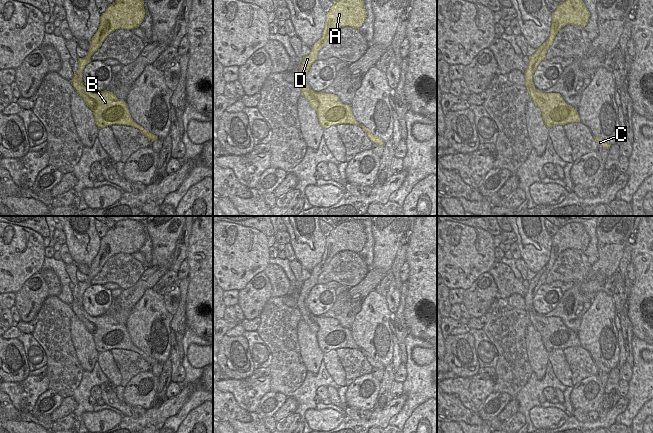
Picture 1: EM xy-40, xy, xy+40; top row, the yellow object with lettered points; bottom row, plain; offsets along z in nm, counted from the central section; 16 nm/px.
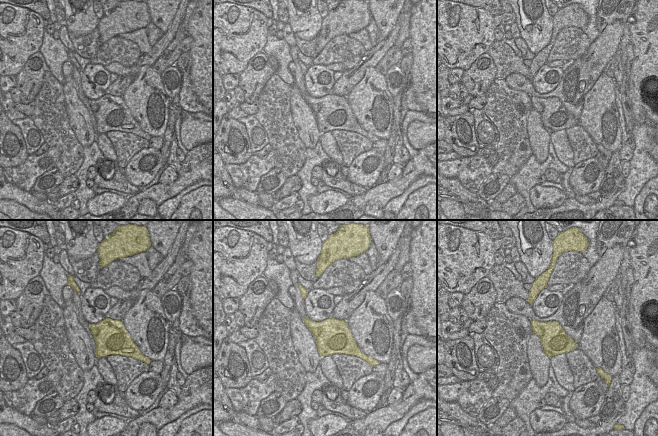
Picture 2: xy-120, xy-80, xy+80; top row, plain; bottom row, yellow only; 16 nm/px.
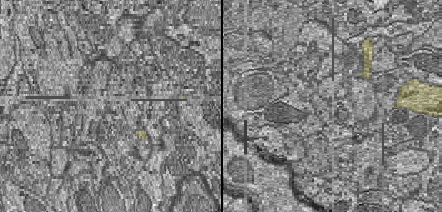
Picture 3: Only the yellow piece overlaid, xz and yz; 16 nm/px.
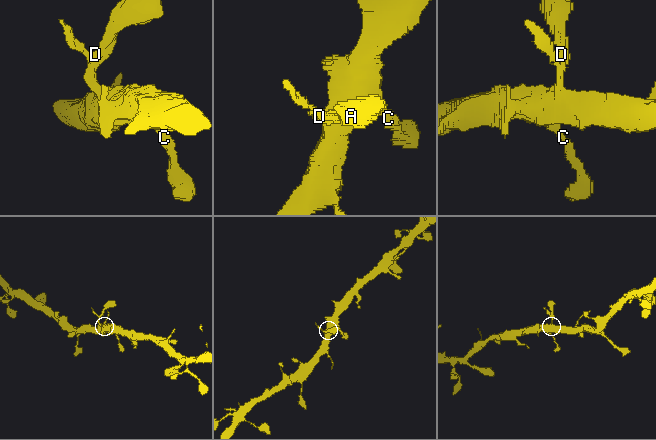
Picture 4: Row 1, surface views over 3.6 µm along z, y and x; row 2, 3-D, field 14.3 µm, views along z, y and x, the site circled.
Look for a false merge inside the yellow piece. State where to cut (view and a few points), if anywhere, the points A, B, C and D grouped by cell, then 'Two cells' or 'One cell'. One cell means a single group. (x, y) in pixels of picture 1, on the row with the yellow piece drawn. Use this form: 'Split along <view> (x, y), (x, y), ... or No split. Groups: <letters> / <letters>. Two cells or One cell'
No split. Groups: A B C D. One cell

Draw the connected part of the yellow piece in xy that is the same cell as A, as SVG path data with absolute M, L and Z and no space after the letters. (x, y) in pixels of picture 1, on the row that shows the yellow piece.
M336 0L326 13L322 37L311 47L310 54L303 57L302 65L299 67L296 84L302 96L316 111L319 124L323 129L339 124L360 124L352 113L351 105L343 104L337 95L313 91L307 83L307 73L311 65L317 61L319 51L337 29L345 26L359 29L366 17L367 12L363 0Z

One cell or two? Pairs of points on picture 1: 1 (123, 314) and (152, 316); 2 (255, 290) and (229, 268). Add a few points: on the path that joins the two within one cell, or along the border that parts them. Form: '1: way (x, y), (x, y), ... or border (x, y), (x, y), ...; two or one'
1: border (131, 309), (125, 324); two
2: border (263, 271), (256, 274), (239, 291); two

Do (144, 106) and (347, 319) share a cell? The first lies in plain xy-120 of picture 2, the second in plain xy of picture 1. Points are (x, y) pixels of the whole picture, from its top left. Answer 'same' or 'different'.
different

